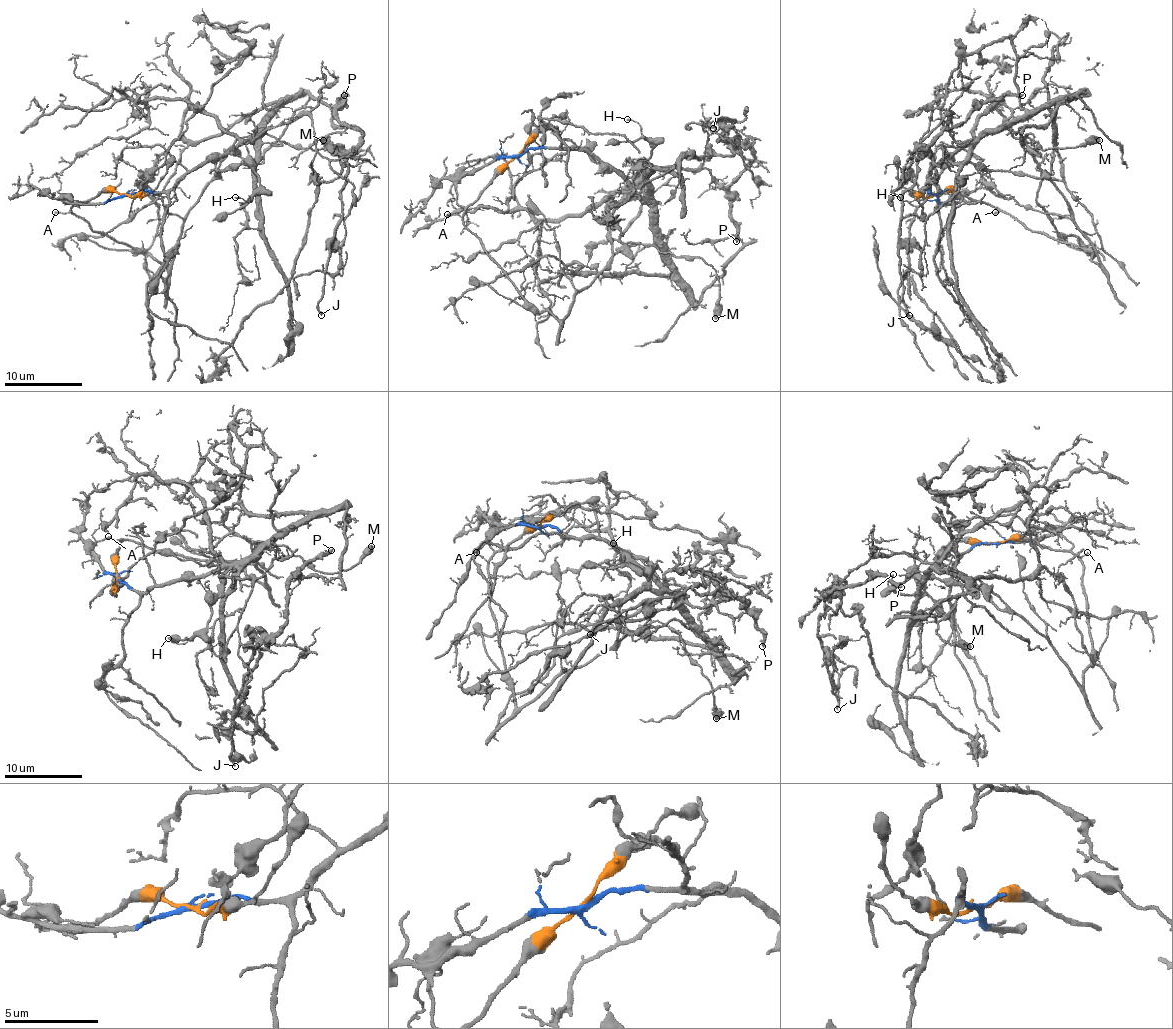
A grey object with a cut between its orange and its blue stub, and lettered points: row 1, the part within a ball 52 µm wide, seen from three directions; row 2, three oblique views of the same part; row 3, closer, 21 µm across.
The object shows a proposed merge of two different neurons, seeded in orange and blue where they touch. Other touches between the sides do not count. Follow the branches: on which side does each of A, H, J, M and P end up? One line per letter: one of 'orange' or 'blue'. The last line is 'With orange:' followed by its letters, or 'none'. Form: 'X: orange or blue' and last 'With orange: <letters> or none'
A: orange
H: orange
J: blue
M: orange
P: blue
With orange: A, H, M

